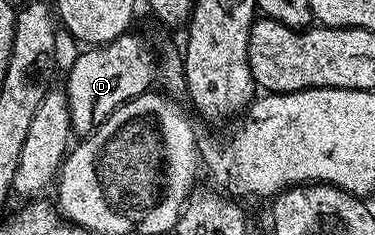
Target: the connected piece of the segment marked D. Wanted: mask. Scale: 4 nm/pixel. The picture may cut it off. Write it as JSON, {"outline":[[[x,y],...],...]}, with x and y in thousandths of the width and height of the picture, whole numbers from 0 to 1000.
{"outline":[[[336,140],[277,191],[248,191],[184,285],[184,340],[168,383],[184,434],[184,532],[208,579],[224,583],[363,404],[400,383],[397,349],[413,336],[413,251],[376,166],[357,140]]]}

